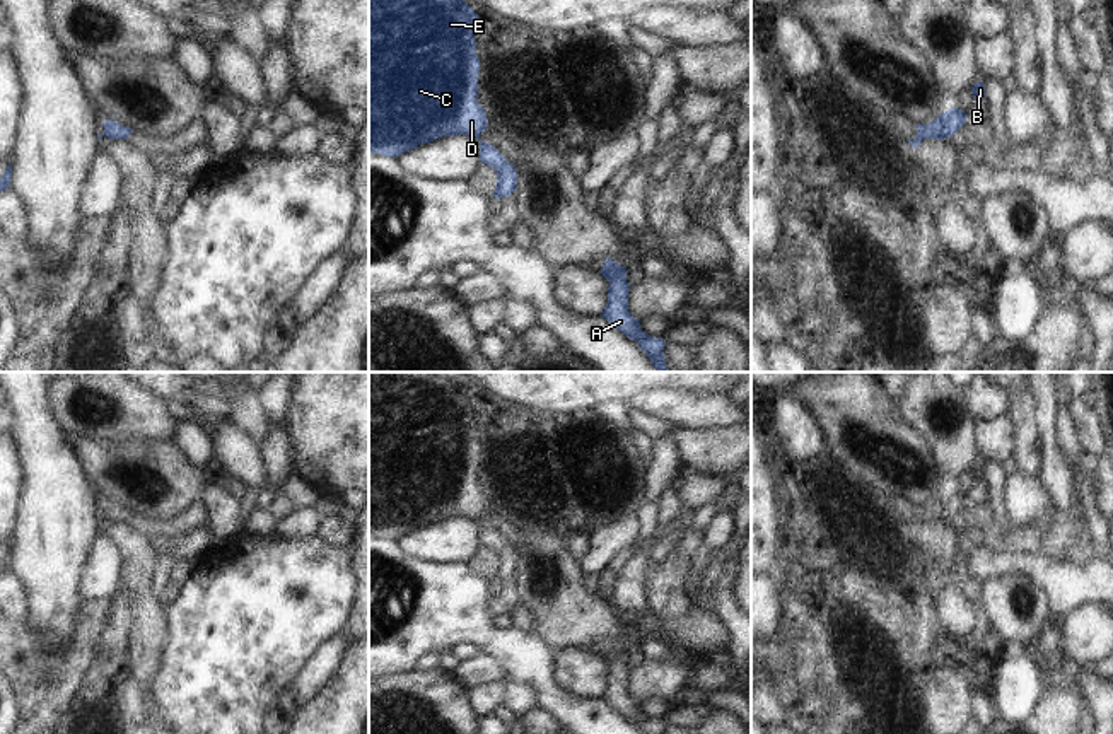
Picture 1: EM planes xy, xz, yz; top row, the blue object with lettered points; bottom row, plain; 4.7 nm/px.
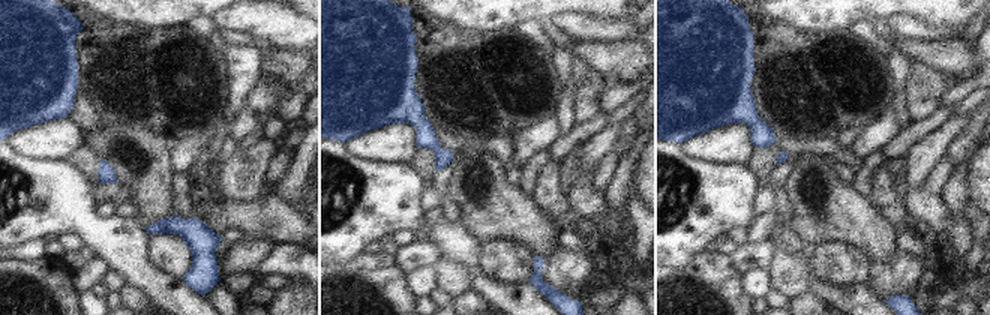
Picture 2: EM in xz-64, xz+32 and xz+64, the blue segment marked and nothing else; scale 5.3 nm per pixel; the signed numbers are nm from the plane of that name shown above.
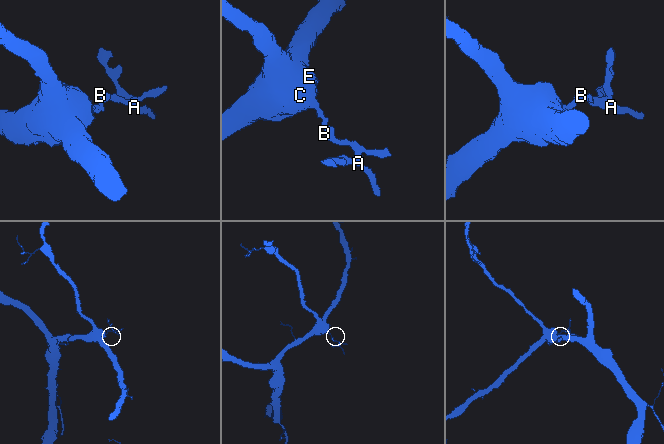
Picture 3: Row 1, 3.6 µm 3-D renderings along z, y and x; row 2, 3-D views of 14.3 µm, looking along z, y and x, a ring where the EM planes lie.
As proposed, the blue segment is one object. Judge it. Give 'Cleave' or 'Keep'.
Keep

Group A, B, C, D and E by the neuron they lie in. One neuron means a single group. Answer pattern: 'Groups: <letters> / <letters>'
Groups: A B C D E

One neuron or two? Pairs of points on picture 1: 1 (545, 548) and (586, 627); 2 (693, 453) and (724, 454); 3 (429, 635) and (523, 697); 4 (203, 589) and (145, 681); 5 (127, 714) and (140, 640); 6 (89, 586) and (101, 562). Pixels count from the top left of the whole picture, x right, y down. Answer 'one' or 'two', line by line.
1: one
2: one
3: two
4: two
5: two
6: one

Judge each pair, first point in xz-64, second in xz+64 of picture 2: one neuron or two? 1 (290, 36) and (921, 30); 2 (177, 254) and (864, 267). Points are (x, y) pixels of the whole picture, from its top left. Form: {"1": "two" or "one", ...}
{"1": "one", "2": "one"}

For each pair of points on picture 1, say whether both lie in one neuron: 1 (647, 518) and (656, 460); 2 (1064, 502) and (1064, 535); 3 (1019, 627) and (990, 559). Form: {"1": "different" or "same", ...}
{"1": "same", "2": "different", "3": "different"}

